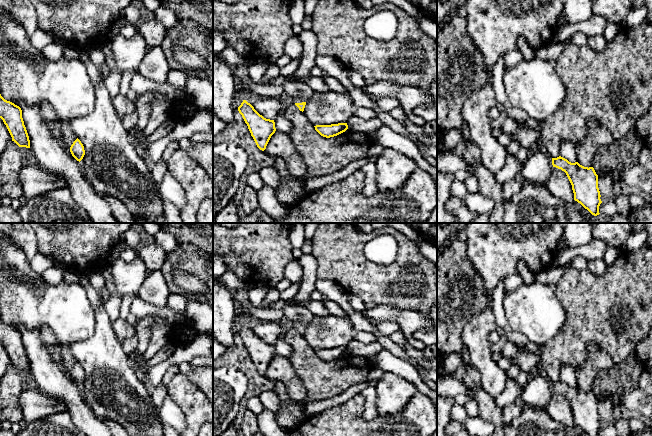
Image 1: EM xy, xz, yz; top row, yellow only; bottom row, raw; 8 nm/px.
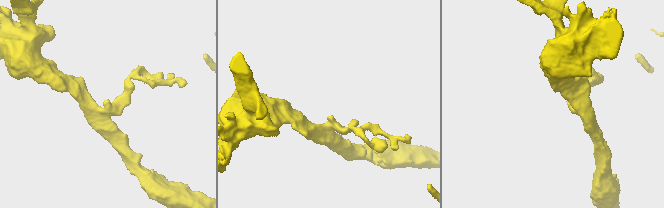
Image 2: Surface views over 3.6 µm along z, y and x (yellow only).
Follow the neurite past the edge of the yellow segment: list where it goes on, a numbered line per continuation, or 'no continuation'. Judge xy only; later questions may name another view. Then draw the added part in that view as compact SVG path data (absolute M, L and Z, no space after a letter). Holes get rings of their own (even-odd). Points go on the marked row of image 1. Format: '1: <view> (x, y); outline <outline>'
no continuation

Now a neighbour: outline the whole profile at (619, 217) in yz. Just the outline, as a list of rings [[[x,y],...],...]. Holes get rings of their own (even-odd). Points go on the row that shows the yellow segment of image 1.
[[[617,213],[615,216],[599,214],[596,216],[595,223],[630,223],[629,216]]]

